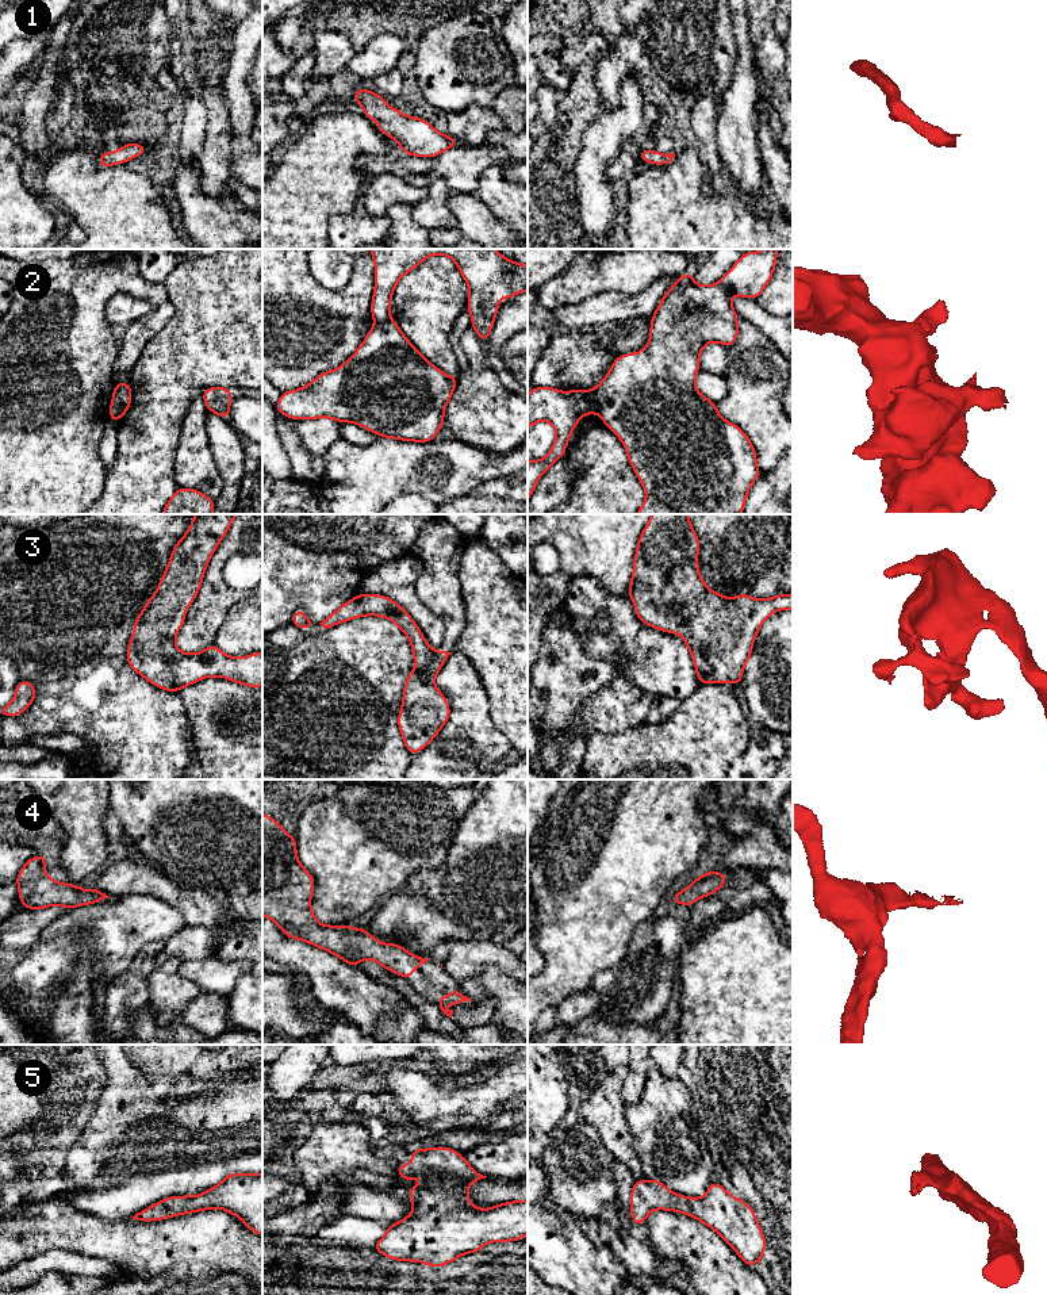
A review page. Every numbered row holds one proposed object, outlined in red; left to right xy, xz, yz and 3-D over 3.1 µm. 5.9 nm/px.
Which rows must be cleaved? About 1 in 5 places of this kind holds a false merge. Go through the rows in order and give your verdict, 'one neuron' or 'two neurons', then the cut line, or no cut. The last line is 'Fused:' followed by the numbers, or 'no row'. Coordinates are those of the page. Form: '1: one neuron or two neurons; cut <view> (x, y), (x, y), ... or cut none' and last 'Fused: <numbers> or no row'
1: one neuron; cut none
2: two neurons; cut xy (117, 402), (119, 414), (114, 420)
3: one neuron; cut none
4: one neuron; cut none
5: one neuron; cut none
Fused: 2

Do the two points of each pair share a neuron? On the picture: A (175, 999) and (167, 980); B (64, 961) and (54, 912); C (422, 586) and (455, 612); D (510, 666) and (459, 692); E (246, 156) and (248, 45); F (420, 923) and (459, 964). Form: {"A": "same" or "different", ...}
{"A": "same", "B": "different", "C": "same", "D": "different", "E": "same", "F": "different"}

